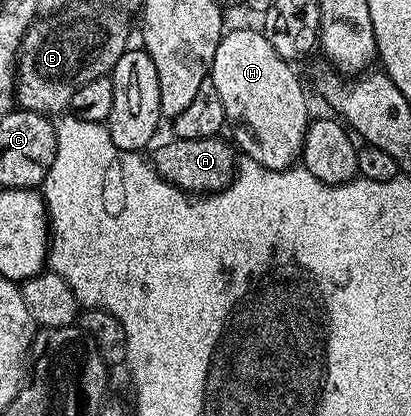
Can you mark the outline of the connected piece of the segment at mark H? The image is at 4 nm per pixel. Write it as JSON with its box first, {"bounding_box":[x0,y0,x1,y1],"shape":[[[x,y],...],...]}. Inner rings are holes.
{"bounding_box":[210,28,310,169],"shape":[[[229,28],[218,43],[218,51],[214,51],[214,63],[210,80],[218,87],[218,95],[222,99],[224,120],[227,128],[232,128],[231,140],[238,146],[243,156],[254,159],[267,169],[290,169],[297,164],[304,135],[308,130],[310,114],[308,114],[308,97],[304,94],[304,85],[295,73],[293,66],[270,43],[266,43],[263,32],[256,29]]]}

